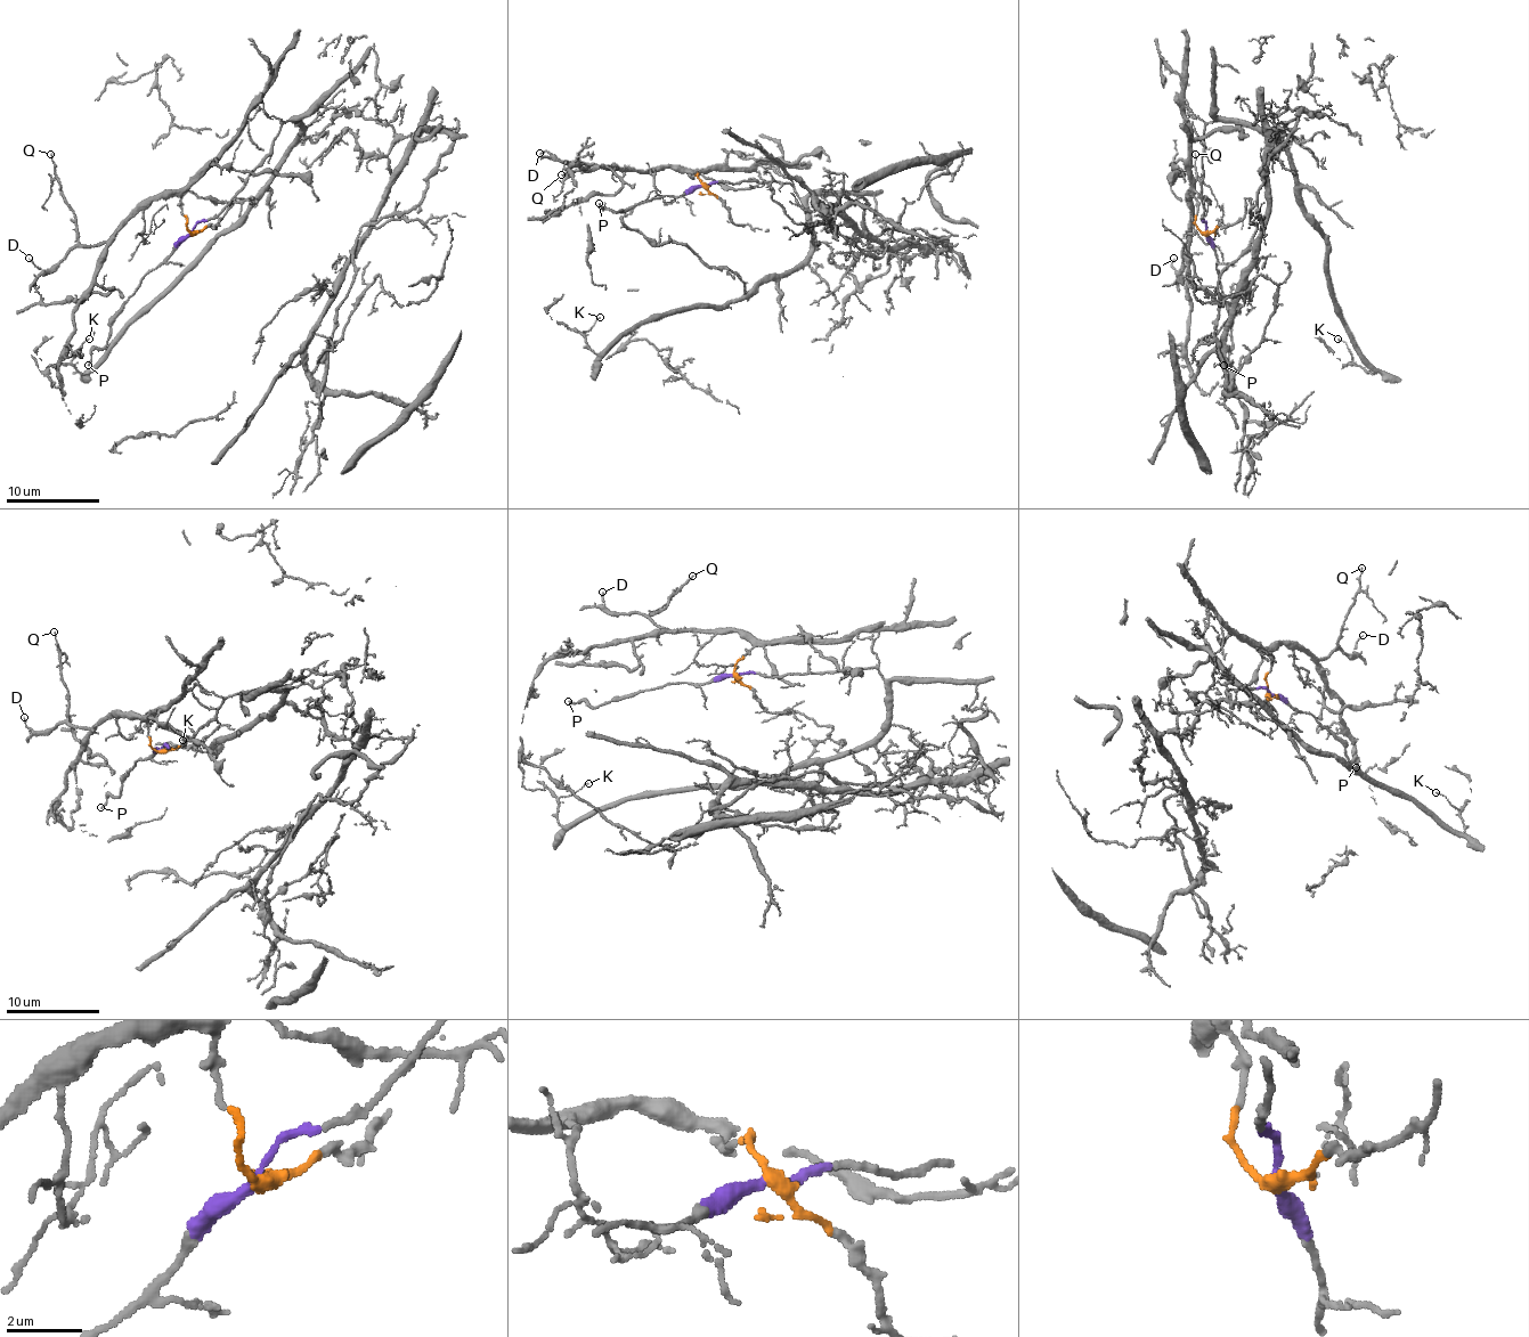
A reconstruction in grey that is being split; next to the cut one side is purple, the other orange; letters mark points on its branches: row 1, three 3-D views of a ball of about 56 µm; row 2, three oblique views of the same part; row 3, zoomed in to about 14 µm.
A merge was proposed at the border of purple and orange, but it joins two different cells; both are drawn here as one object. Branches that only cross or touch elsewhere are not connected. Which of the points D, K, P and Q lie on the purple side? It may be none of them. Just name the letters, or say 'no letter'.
K, P

